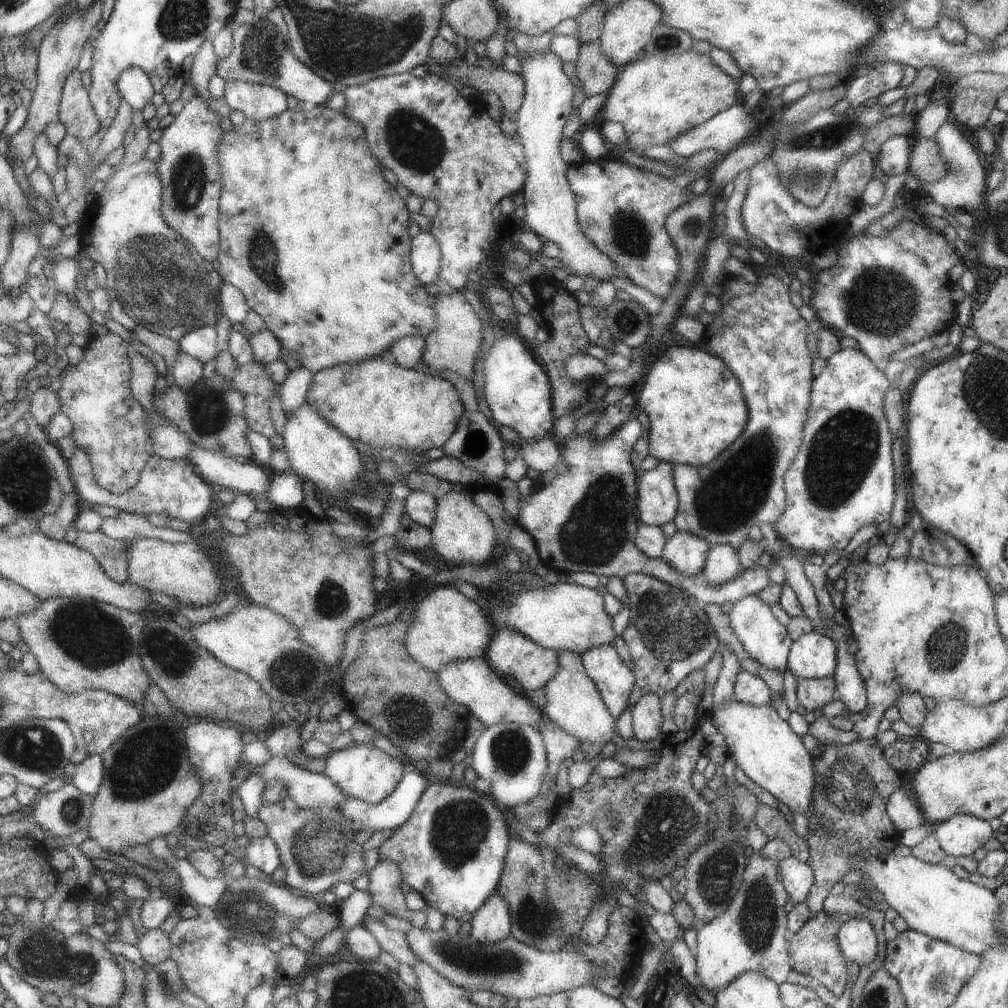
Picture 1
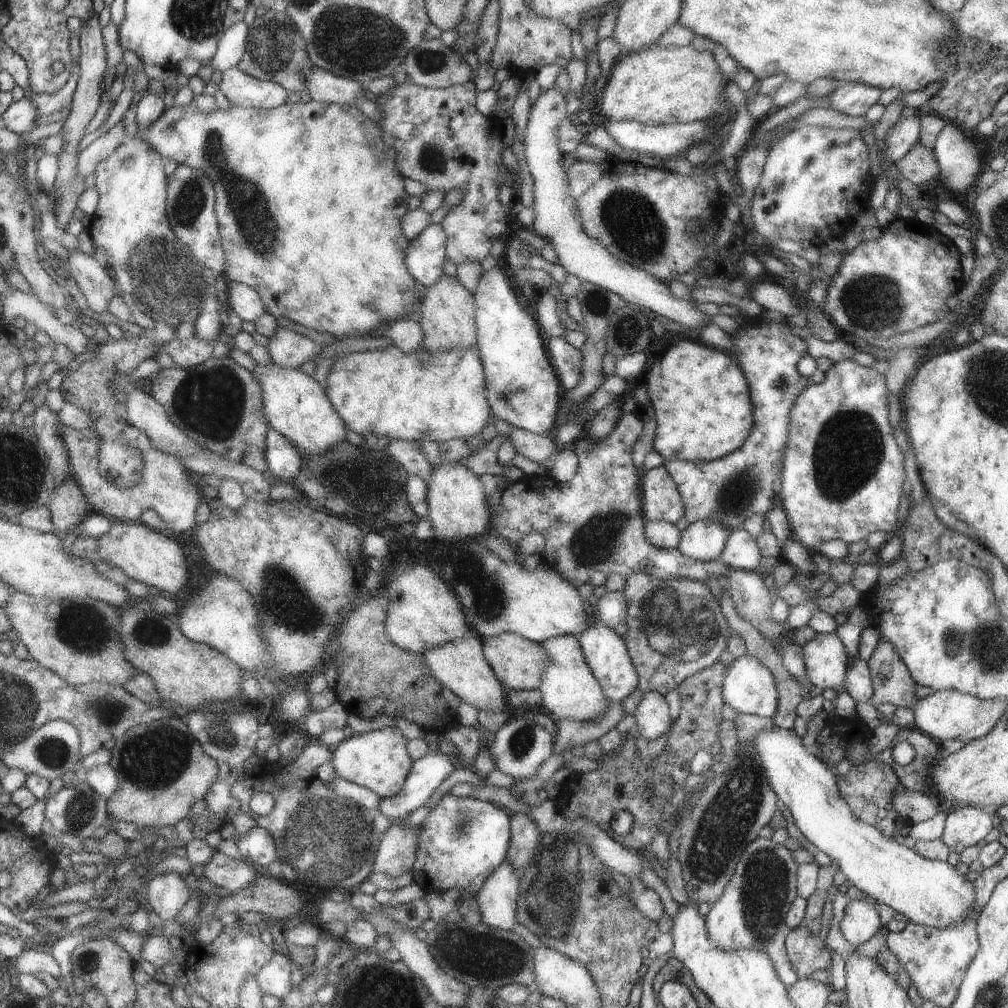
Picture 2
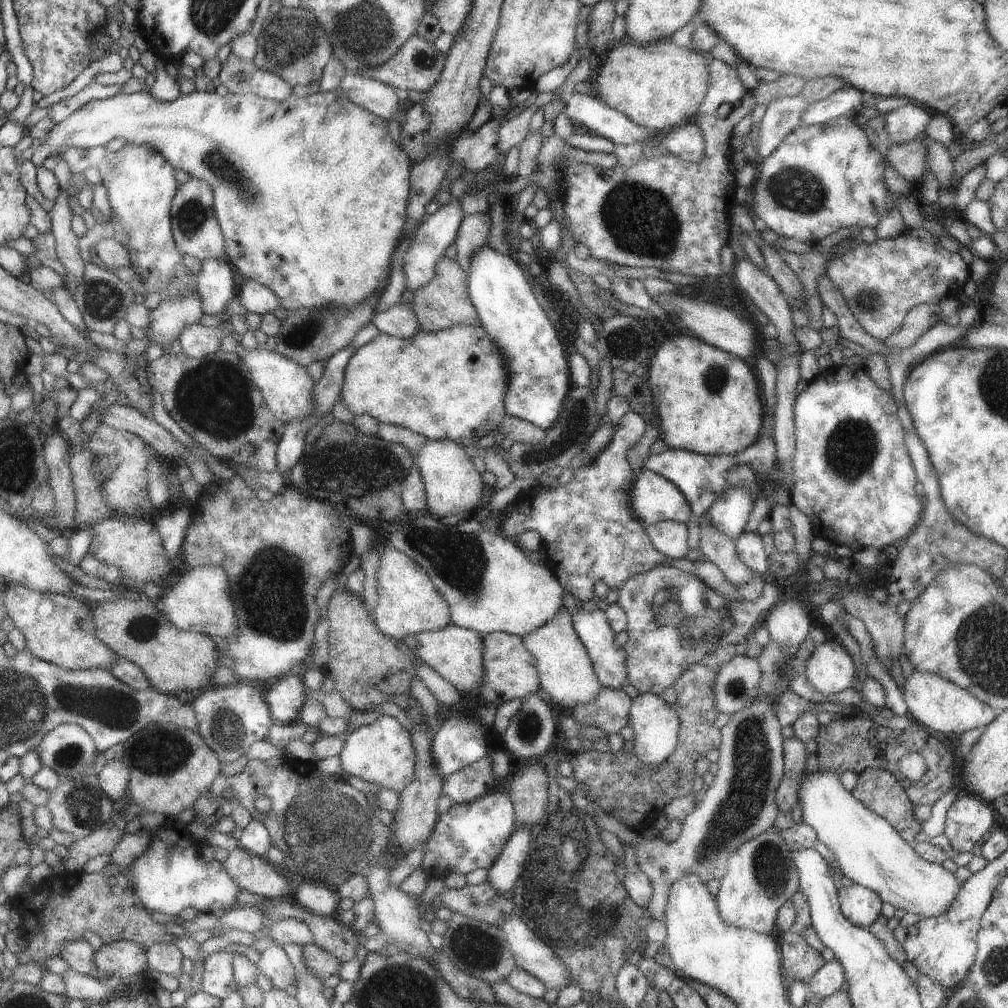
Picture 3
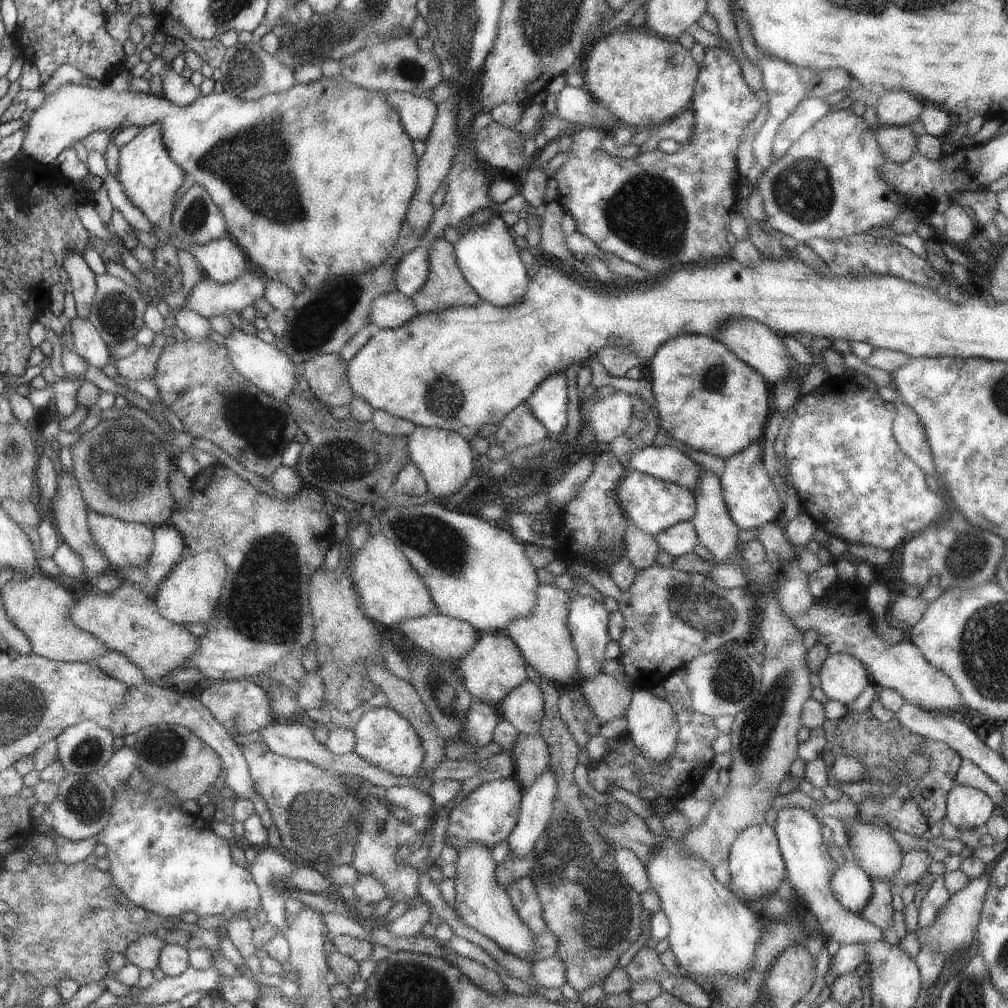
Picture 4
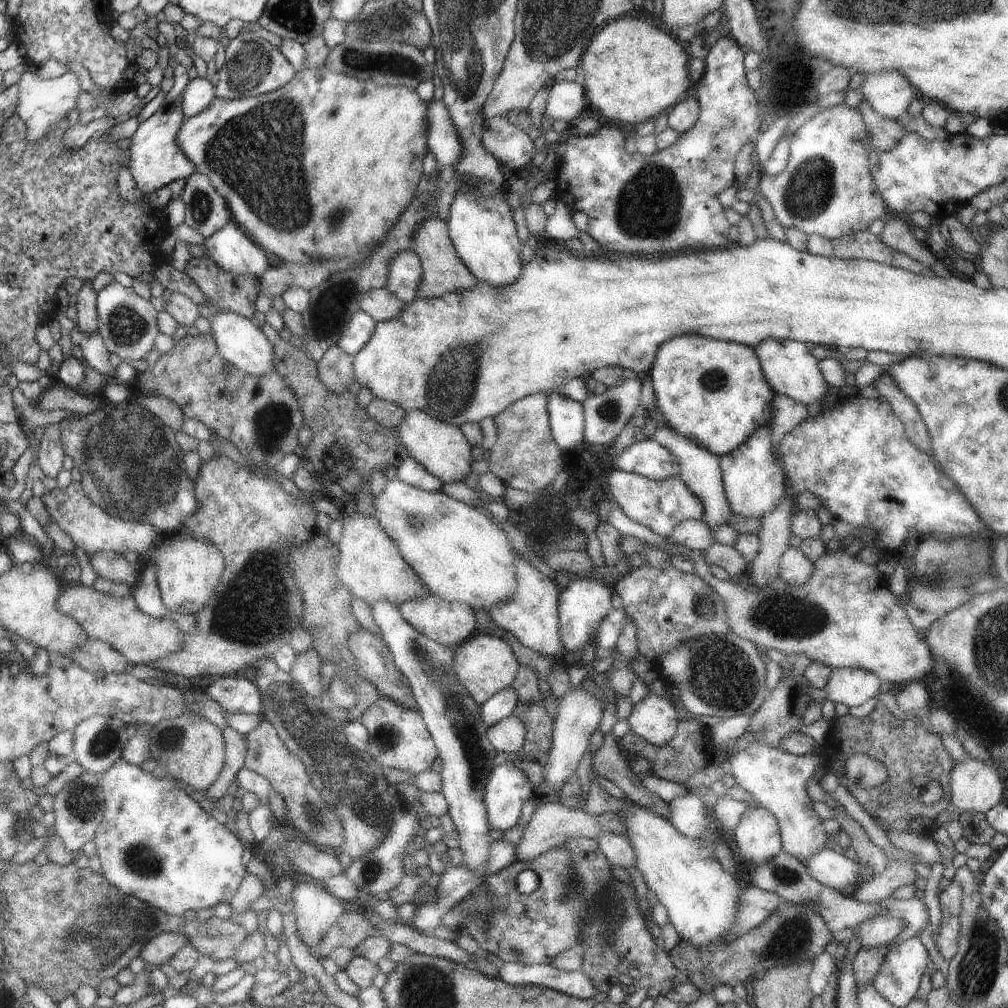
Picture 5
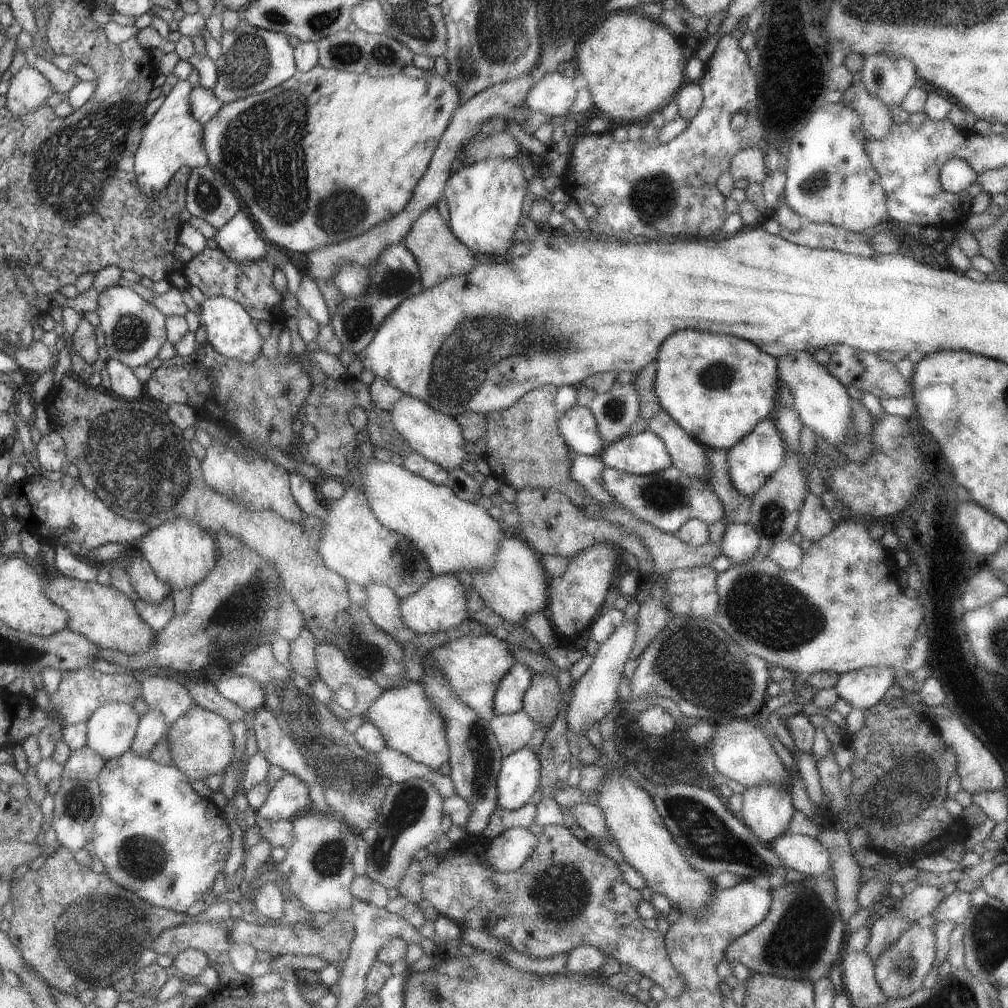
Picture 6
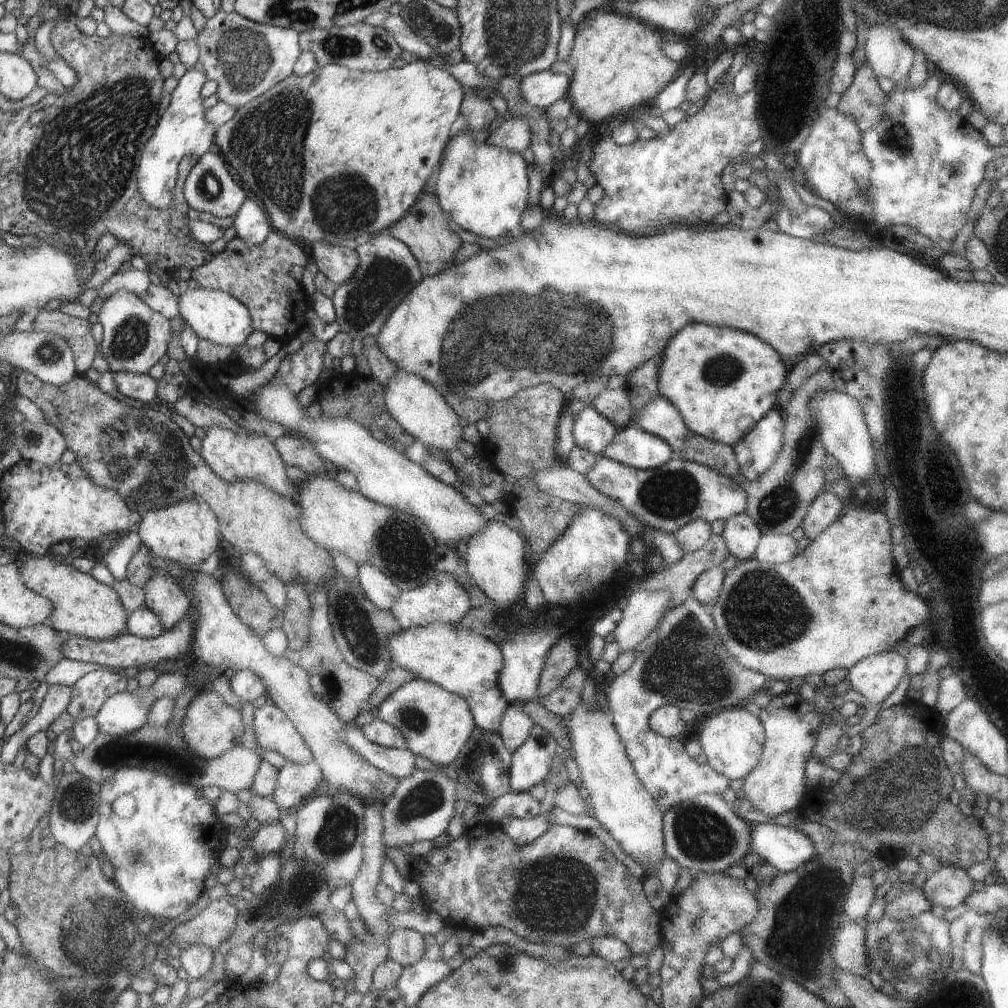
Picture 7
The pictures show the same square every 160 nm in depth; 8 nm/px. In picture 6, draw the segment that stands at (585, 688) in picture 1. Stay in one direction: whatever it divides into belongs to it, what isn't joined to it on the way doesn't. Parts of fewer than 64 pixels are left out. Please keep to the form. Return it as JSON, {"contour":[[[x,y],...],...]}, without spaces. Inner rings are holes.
{"contour":[[[510,535],[501,541],[493,568],[472,572],[472,582],[474,590],[492,612],[506,622],[523,625],[530,615],[546,613],[549,606],[548,575],[540,555],[526,541]]]}

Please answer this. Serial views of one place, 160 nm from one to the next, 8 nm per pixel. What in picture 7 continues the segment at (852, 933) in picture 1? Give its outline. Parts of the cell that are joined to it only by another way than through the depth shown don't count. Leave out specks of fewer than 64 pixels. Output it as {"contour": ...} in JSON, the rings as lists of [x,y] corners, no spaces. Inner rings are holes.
{"contour":[[[750,823],[751,826],[751,852],[757,852],[768,866],[772,866],[782,872],[796,870],[801,864],[806,864],[817,857],[813,840],[802,831],[793,830],[789,827],[783,827],[775,824]]]}

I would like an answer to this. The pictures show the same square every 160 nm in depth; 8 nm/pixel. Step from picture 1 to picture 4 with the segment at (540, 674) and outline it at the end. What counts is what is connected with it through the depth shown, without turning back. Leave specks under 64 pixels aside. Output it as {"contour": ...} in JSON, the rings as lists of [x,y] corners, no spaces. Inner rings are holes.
{"contour":[[[498,633],[480,634],[478,643],[459,661],[457,669],[465,677],[466,689],[475,700],[497,707],[514,688],[529,680],[521,650],[510,637]]]}

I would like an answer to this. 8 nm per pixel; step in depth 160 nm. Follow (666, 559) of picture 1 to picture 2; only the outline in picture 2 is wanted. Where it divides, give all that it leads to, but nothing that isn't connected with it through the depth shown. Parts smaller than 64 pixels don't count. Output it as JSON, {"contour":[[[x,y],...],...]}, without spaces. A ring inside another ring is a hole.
{"contour":[[[696,521],[681,532],[676,550],[703,563],[720,560],[731,532],[725,525],[714,521]]]}

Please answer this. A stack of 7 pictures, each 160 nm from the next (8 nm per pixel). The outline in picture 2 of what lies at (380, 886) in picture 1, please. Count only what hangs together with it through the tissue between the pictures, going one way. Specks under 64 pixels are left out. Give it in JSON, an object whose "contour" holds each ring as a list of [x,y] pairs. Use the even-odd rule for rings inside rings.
{"contour":[[[400,821],[391,822],[392,826],[382,834],[373,869],[375,873],[387,874],[393,881],[404,872],[409,872],[416,862],[419,826],[404,828]]]}

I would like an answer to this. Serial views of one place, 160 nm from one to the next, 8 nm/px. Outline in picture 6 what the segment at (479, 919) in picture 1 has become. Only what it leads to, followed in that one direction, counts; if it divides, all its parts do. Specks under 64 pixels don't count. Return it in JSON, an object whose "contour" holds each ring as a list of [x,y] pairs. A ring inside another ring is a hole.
{"contour":[[[626,618],[603,643],[593,656],[593,662],[586,673],[576,681],[567,713],[565,714],[567,730],[574,736],[585,739],[584,732],[595,722],[602,720],[615,706],[618,699],[618,683],[623,677],[623,668],[632,652],[637,635],[637,620]]]}

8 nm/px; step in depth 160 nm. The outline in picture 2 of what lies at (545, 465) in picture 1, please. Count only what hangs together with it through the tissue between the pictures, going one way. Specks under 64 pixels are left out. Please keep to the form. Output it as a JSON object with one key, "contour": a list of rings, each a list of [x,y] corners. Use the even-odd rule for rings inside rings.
{"contour":[[[512,427],[512,434],[507,438],[512,441],[517,454],[522,454],[528,460],[533,460],[538,464],[544,464],[554,452],[559,450],[554,437],[548,434],[537,435],[526,429]]]}

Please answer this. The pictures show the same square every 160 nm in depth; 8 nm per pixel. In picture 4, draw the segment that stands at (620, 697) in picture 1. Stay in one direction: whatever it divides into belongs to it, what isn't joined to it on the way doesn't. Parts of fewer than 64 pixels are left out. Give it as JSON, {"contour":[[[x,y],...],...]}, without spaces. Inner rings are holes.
{"contour":[[[577,592],[572,593],[566,624],[568,632],[572,636],[572,644],[578,652],[578,670],[584,679],[594,678],[603,670],[606,646],[608,646],[608,642],[611,642],[607,632],[609,617],[610,613],[606,609],[604,601],[600,602]]]}

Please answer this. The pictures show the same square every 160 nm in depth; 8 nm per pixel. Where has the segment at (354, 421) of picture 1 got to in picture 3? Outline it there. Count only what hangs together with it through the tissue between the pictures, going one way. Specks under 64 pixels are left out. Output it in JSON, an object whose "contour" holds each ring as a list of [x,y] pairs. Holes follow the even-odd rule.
{"contour":[[[462,323],[433,333],[419,330],[412,339],[386,333],[357,348],[343,374],[340,396],[354,415],[370,415],[379,423],[402,427],[427,439],[454,441],[468,446],[486,434],[499,431],[505,414],[507,371],[499,348],[486,334],[483,325]]]}

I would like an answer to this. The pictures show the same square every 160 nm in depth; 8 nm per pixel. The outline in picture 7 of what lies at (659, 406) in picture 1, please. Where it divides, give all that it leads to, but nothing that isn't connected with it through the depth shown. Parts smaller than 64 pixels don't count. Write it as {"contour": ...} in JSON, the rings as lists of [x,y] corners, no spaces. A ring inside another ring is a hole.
{"contour":[[[690,323],[684,325],[665,346],[658,369],[657,389],[660,395],[666,400],[669,400],[680,411],[690,433],[733,447],[739,440],[742,440],[742,437],[752,429],[767,412],[776,408],[778,393],[787,382],[789,370],[790,369],[784,362],[782,362],[782,357],[778,352],[753,334],[741,330],[734,330],[730,327],[717,327],[714,325],[705,325],[704,323]]]}

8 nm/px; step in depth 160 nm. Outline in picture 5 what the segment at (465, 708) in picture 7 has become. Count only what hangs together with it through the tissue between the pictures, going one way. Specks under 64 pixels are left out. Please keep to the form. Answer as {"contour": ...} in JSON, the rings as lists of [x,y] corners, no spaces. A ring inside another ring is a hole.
{"contour":[[[382,697],[361,715],[358,720],[369,732],[368,754],[380,768],[398,769],[417,775],[430,769],[438,756],[437,743],[429,732],[424,717],[416,710],[404,708],[401,704]]]}

